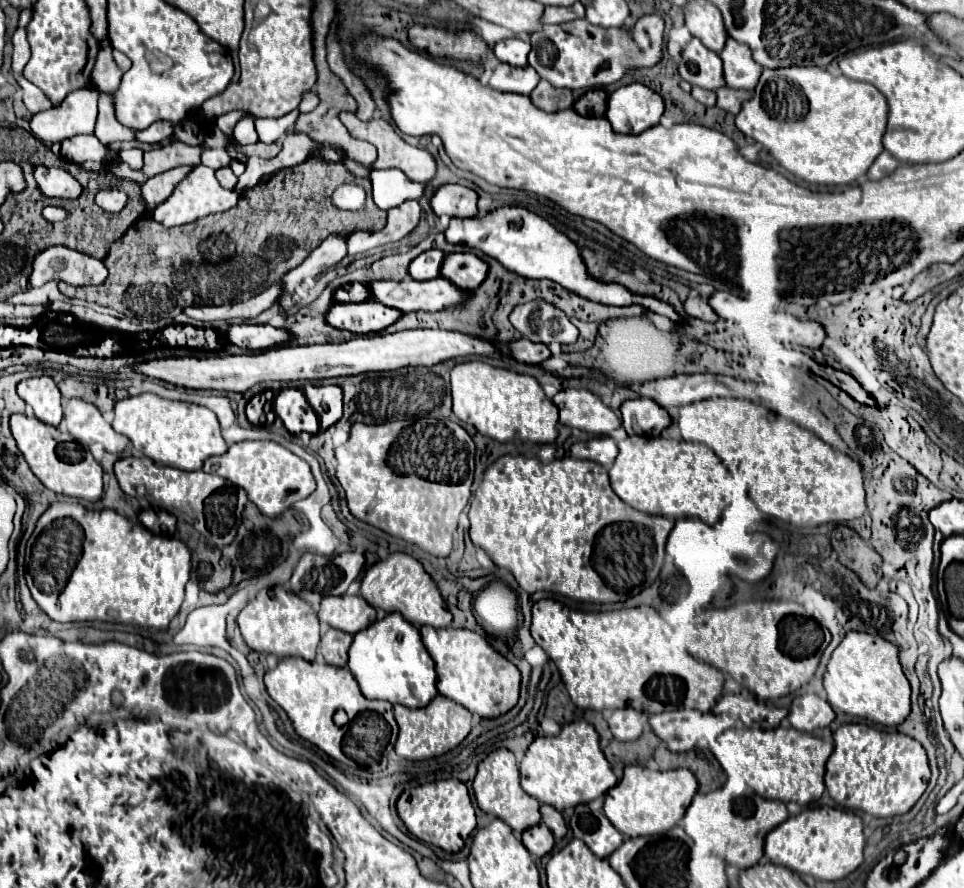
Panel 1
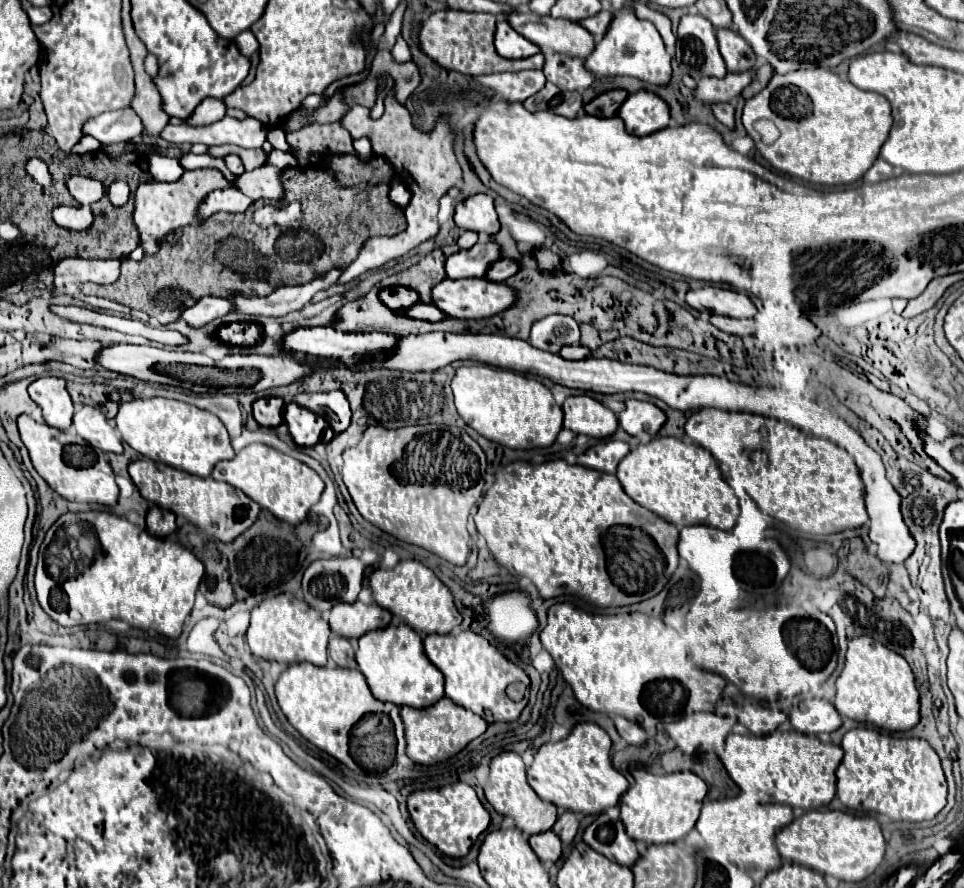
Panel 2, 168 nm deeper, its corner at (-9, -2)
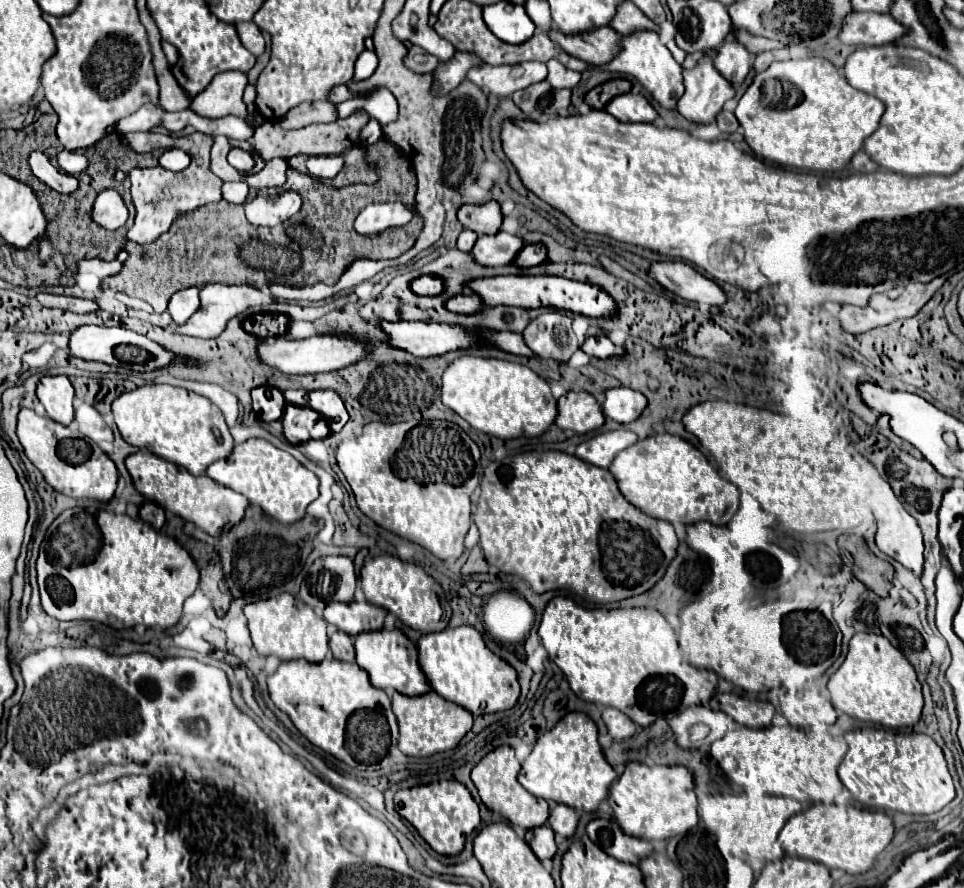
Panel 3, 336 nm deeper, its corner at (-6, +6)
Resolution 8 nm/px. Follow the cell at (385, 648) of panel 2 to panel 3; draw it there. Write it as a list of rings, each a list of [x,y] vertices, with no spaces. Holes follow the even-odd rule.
[[[400,630],[364,632],[364,634],[356,636],[354,646],[356,646],[358,666],[368,672],[370,682],[376,688],[396,690],[396,692],[406,694],[406,696],[418,696],[418,694],[426,694],[430,690],[426,676],[420,672],[418,652],[414,650],[414,644]]]

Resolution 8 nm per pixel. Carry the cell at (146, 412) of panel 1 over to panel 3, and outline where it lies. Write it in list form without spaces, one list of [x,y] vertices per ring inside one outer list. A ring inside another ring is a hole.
[[[170,384],[140,386],[118,396],[112,402],[112,412],[116,426],[128,444],[148,448],[152,454],[186,468],[194,476],[202,476],[212,462],[226,458],[234,448],[222,412],[204,396],[184,388]]]

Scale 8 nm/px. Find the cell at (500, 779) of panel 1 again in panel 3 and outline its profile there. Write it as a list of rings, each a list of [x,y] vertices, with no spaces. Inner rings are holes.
[[[498,746],[496,750],[488,752],[472,770],[472,782],[478,790],[480,800],[490,808],[492,812],[500,812],[504,818],[508,818],[512,824],[522,826],[526,830],[538,828],[548,818],[548,804],[546,800],[540,800],[532,796],[520,782],[518,782],[518,770],[520,762],[514,756],[514,750],[510,746]]]

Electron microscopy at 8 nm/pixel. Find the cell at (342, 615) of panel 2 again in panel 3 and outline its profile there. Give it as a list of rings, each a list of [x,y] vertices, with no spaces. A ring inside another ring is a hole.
[[[330,602],[324,610],[328,624],[336,626],[348,636],[358,636],[362,632],[374,632],[384,628],[386,610],[368,602]]]

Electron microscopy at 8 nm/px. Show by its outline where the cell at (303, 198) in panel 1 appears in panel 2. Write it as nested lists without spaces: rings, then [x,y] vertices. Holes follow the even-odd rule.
[[[297,166],[297,168],[285,168],[281,172],[281,182],[285,197],[280,202],[272,200],[258,200],[252,203],[243,214],[227,214],[227,212],[217,212],[205,222],[197,224],[197,228],[181,228],[173,234],[169,234],[161,242],[161,250],[157,256],[145,256],[143,260],[135,262],[131,258],[121,260],[121,276],[115,284],[109,286],[93,286],[91,284],[81,284],[79,290],[83,294],[95,294],[103,296],[107,300],[127,304],[135,310],[143,310],[149,316],[153,316],[155,324],[171,324],[177,322],[189,306],[193,306],[197,300],[203,296],[219,296],[219,298],[231,298],[231,296],[267,296],[273,290],[281,286],[293,286],[293,284],[305,284],[317,278],[319,274],[331,270],[331,268],[347,268],[359,252],[359,246],[371,238],[371,236],[393,236],[397,232],[403,232],[407,222],[403,216],[403,210],[395,204],[389,202],[387,184],[377,184],[369,188],[369,198],[367,202],[355,200],[359,188],[341,188],[333,176],[329,176],[329,170],[323,166]],[[287,196],[291,200],[297,200],[303,204],[303,218],[295,226],[269,226],[261,228],[253,224],[253,212],[268,204],[285,205],[288,204]]]

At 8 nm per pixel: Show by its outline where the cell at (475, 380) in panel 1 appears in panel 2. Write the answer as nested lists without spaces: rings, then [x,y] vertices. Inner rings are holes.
[[[478,362],[459,368],[451,388],[455,394],[457,412],[463,422],[487,440],[499,442],[501,446],[513,450],[549,448],[563,426],[561,406],[553,400],[549,388],[535,378]]]

